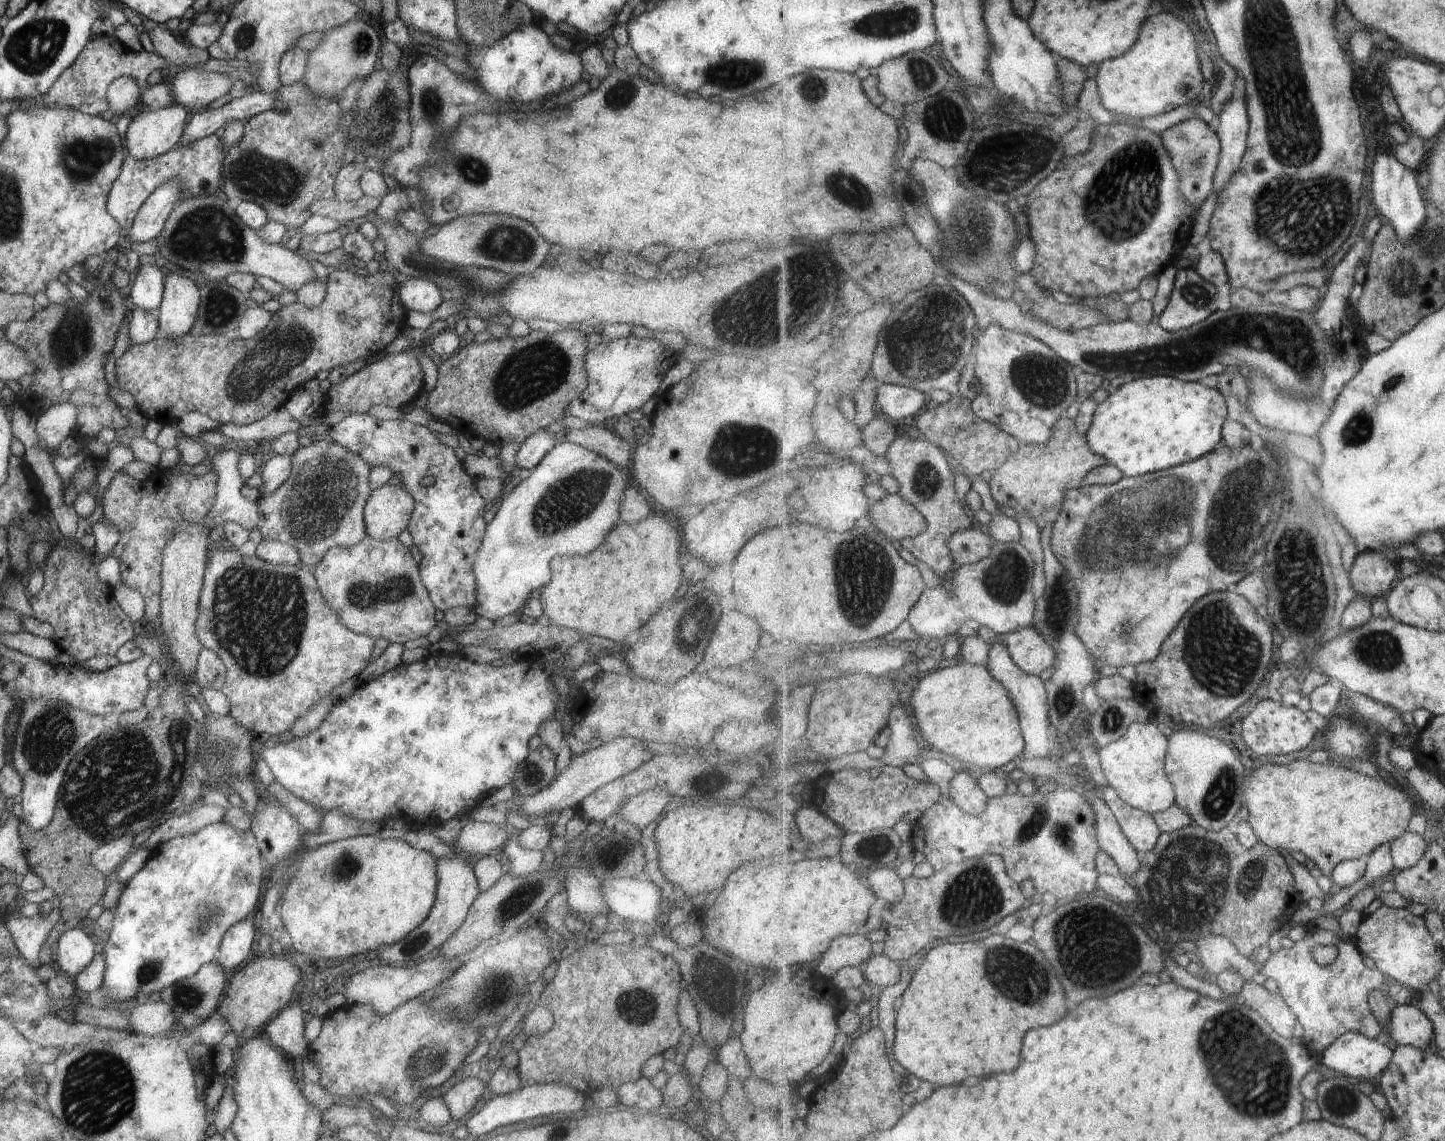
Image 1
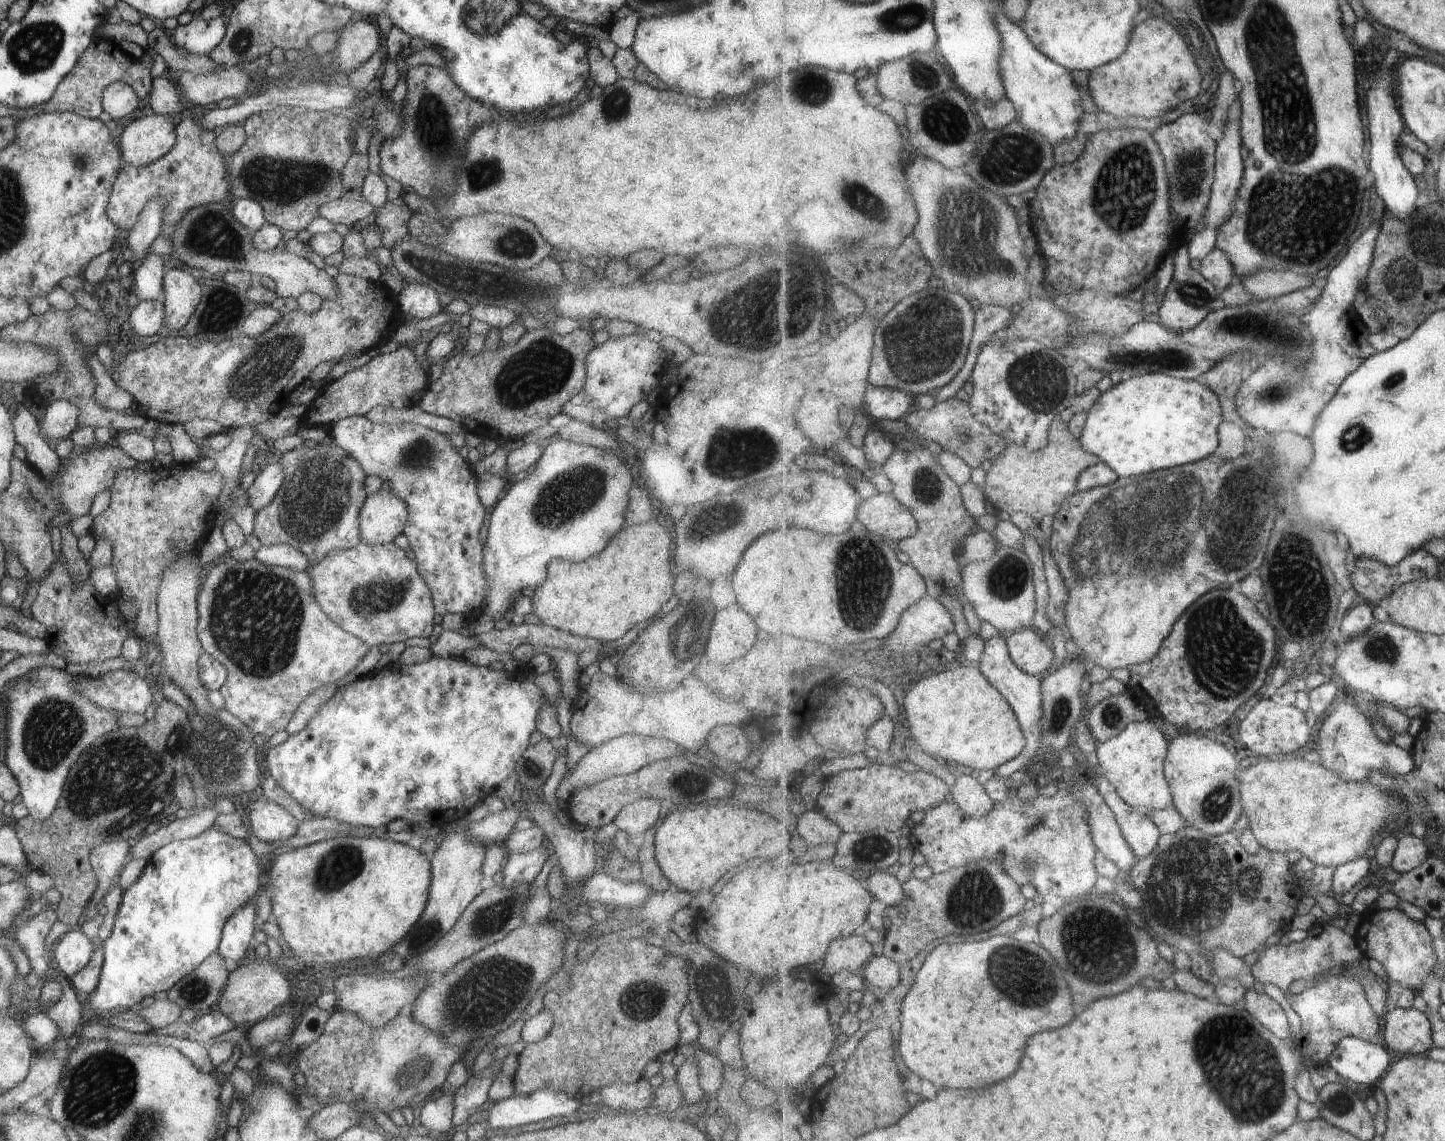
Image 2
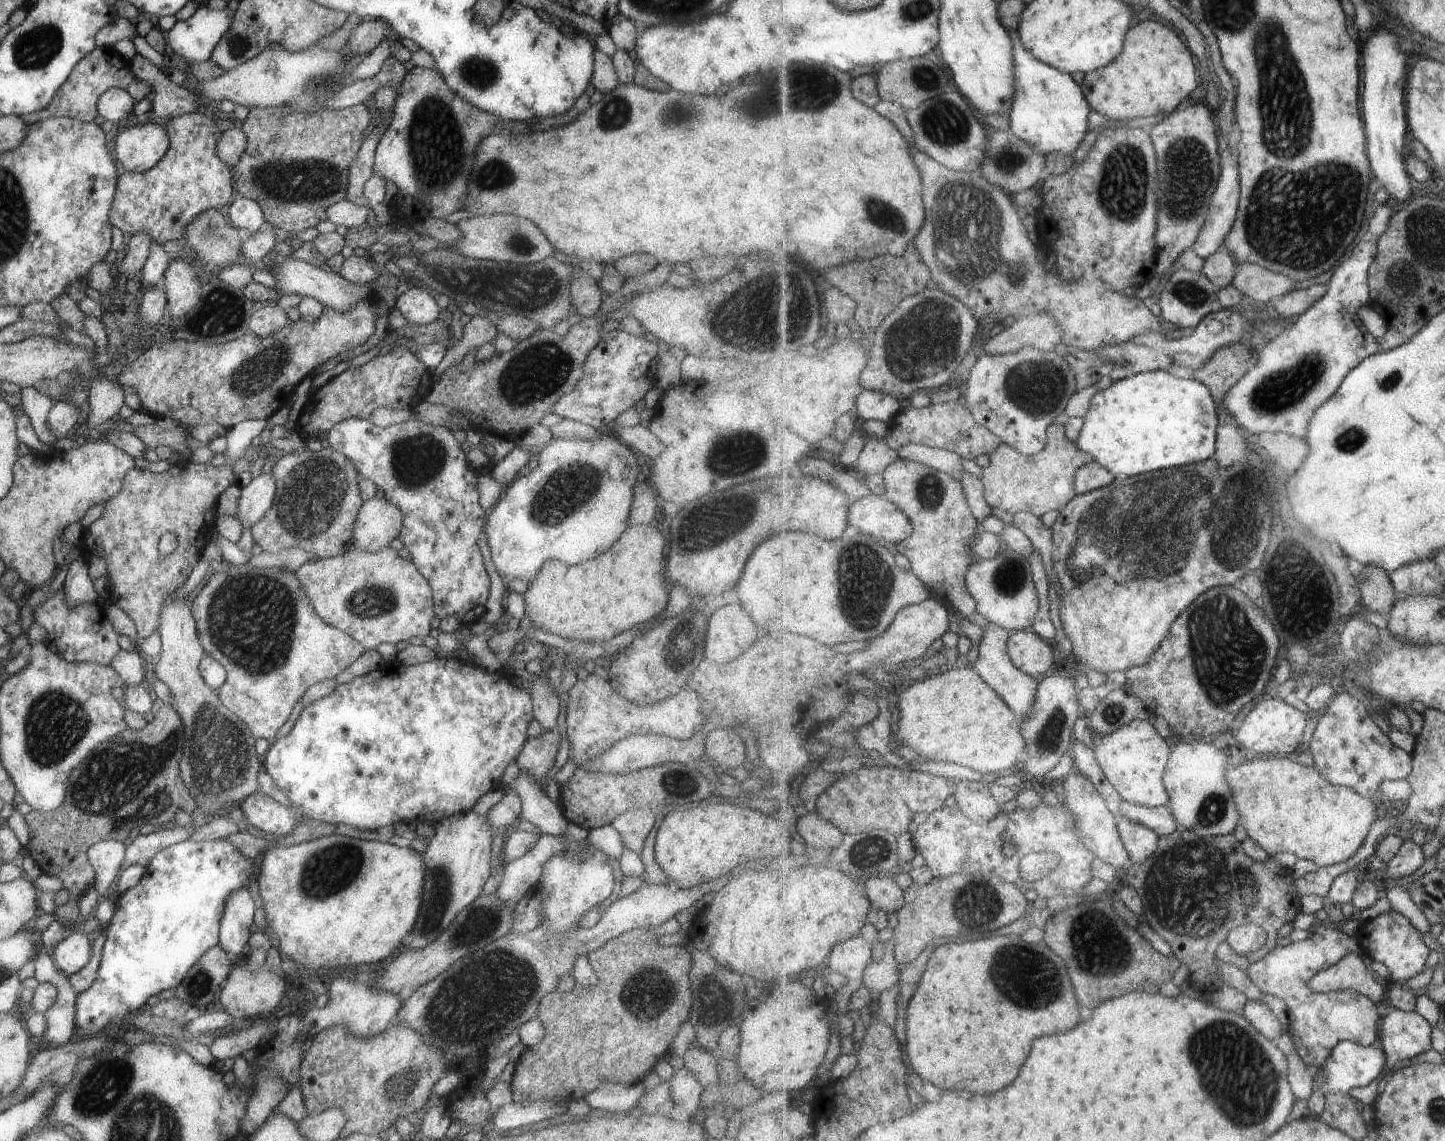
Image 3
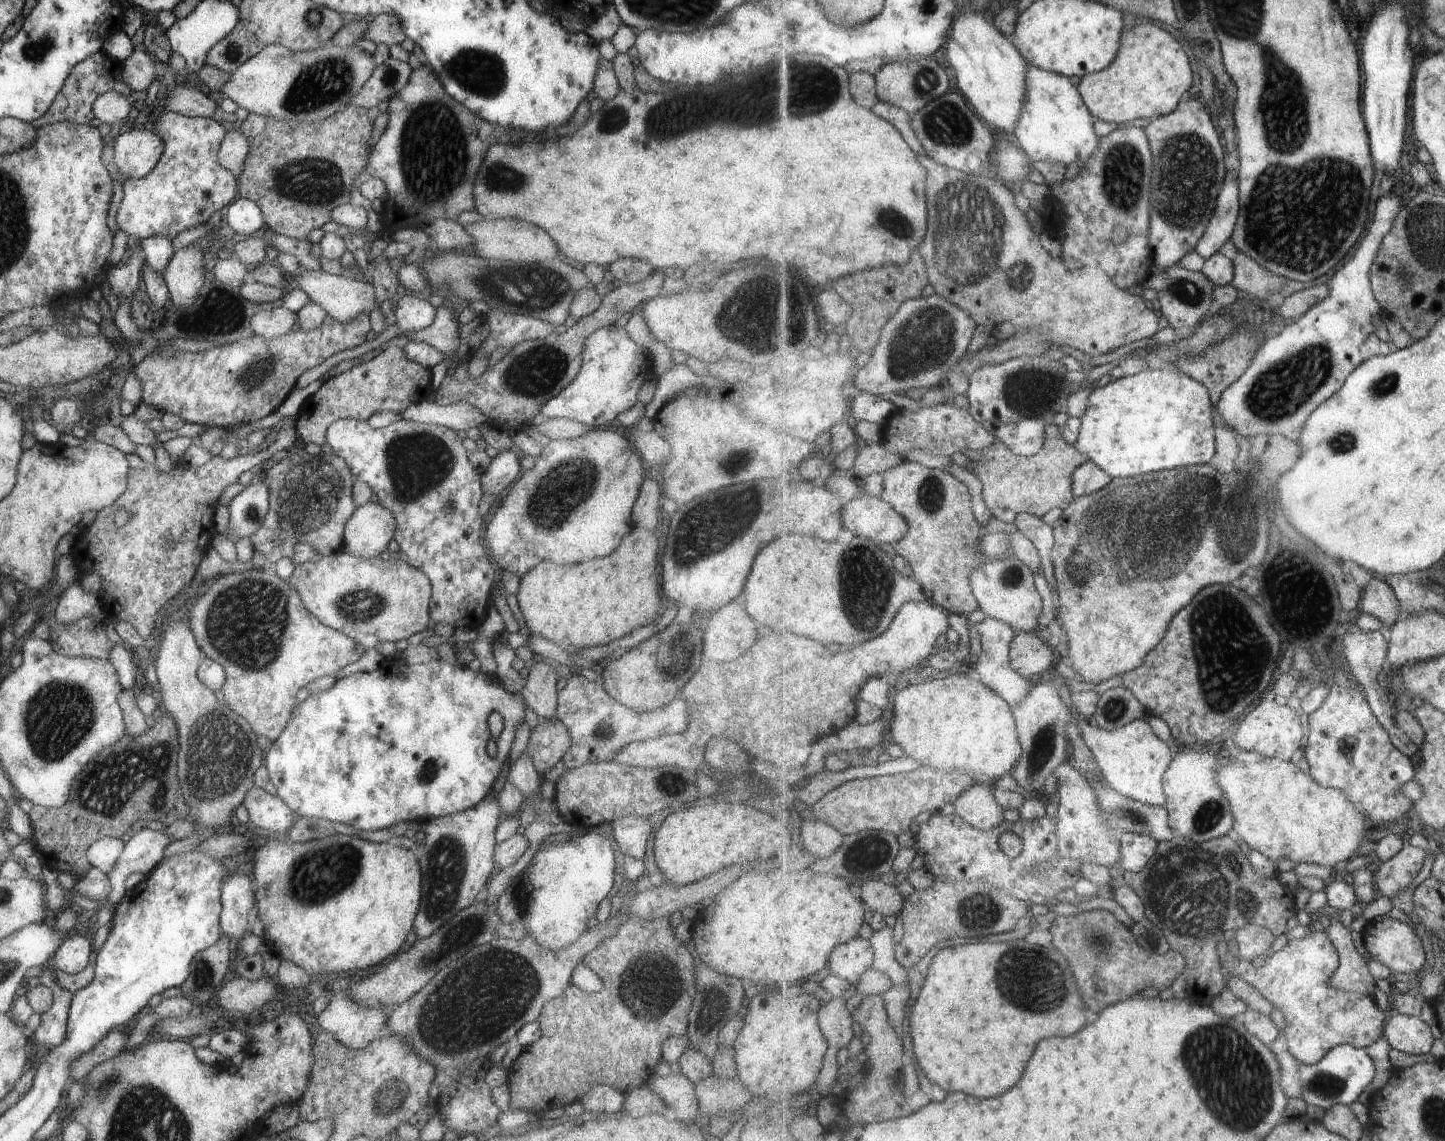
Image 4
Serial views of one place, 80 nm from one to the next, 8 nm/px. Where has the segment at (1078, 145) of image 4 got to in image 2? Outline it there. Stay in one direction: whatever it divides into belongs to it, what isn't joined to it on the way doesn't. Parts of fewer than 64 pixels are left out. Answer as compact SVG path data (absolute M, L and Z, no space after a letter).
M1004 4L996 13L996 25L1004 40L1002 79L1008 98L1017 110L1017 122L1029 132L1042 134L1052 144L1073 139L1080 130L1080 120L1085 114L1080 88L1071 79L1068 69L1045 56L1027 36L1023 23L1014 21Z

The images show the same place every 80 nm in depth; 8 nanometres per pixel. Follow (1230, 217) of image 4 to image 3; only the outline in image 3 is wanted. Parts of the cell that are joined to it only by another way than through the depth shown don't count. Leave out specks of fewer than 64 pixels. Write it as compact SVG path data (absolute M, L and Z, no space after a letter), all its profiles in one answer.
M1235 150L1221 152L1222 173L1212 198L1205 226L1195 243L1195 252L1208 259L1220 250L1238 217L1239 166Z

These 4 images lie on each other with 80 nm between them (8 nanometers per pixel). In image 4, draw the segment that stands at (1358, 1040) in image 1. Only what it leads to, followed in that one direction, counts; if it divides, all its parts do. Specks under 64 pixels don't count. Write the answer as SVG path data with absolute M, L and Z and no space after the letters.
M1349 1043L1336 1046L1316 1065L1301 1063L1298 1068L1302 1082L1302 1100L1308 1105L1320 1106L1325 1111L1341 1103L1353 1104L1365 1092L1365 1088L1373 1082L1375 1062L1365 1049L1358 1049Z

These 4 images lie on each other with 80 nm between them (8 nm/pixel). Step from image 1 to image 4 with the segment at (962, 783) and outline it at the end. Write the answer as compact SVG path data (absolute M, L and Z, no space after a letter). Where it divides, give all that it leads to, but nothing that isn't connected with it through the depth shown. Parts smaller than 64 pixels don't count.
M975 783L955 802L955 814L981 832L991 832L1005 822L1004 808L997 802L991 784Z

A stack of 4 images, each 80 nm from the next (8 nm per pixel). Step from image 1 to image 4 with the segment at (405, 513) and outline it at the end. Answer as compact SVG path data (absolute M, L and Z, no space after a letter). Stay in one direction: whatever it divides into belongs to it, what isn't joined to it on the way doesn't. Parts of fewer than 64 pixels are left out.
M367 502L345 521L341 550L364 559L383 556L394 528L394 518L388 509Z

